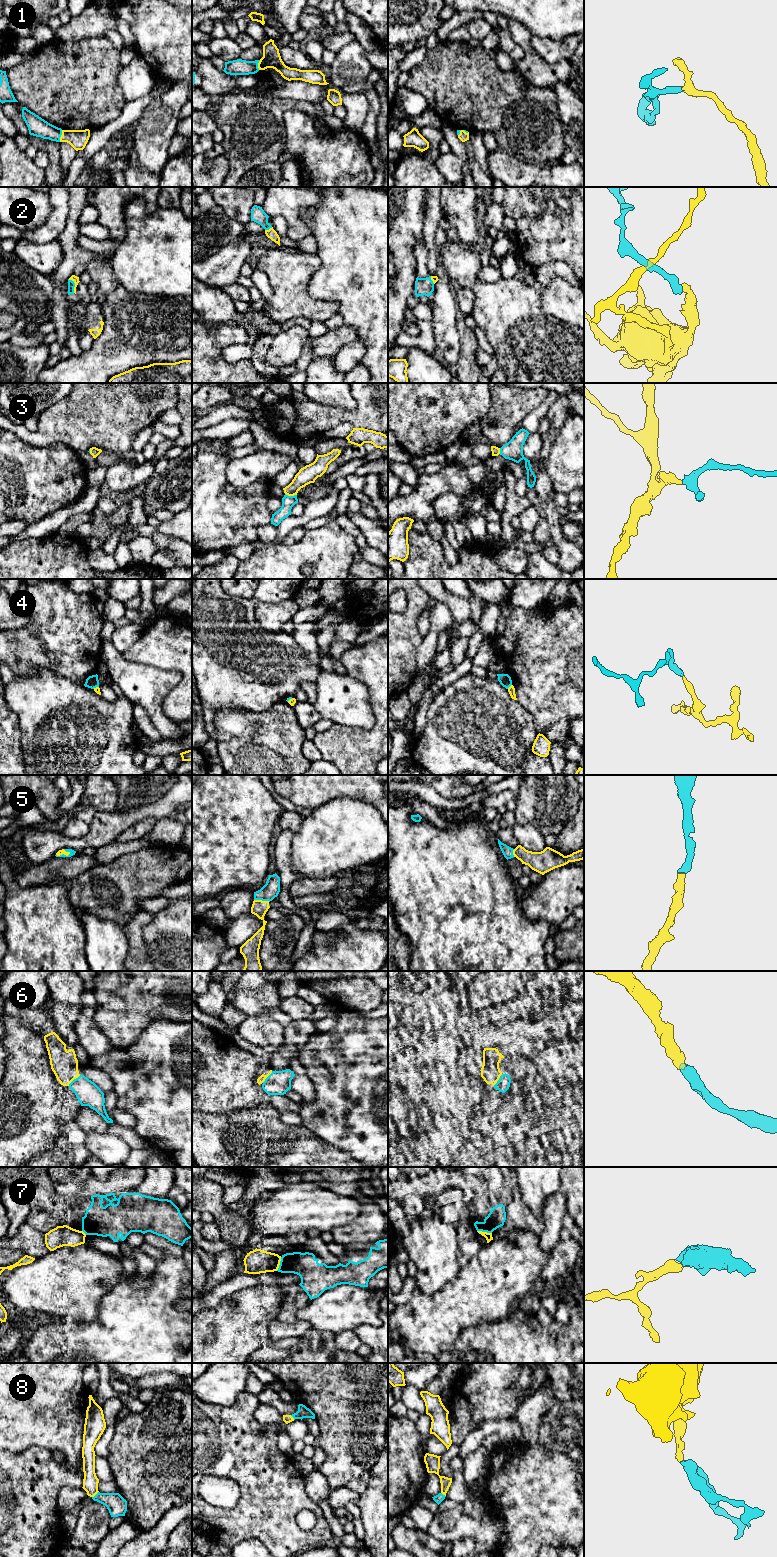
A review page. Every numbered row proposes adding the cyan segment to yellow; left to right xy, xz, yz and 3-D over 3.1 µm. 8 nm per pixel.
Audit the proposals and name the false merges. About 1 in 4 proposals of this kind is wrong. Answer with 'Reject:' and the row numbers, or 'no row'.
Reject: 7

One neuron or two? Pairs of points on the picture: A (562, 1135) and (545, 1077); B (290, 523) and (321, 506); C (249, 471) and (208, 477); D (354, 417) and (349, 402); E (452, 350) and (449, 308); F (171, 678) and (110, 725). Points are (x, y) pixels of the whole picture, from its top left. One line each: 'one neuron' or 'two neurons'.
A: one neuron
B: one neuron
C: two neurons
D: two neurons
E: one neuron
F: two neurons

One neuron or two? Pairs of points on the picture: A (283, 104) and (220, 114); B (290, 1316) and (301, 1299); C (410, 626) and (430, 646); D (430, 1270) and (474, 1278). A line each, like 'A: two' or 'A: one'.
A: one
B: one
C: two
D: two

